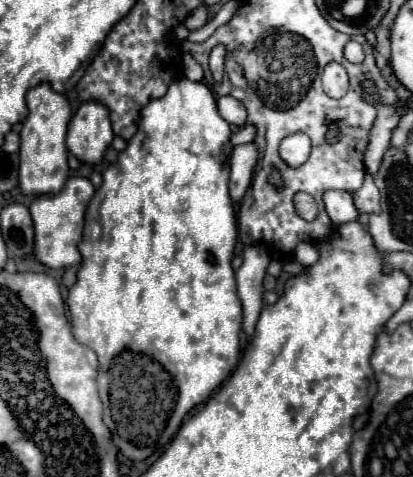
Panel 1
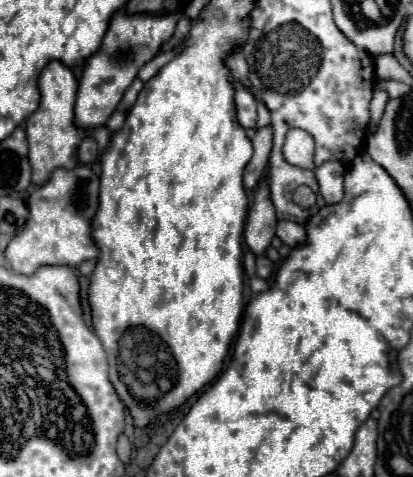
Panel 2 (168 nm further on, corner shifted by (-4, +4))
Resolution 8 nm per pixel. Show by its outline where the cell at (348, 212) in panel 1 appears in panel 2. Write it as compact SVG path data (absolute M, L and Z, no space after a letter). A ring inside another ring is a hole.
M325 162L323 166L315 168L319 192L327 204L339 204L343 200L343 178L345 166L339 162Z

